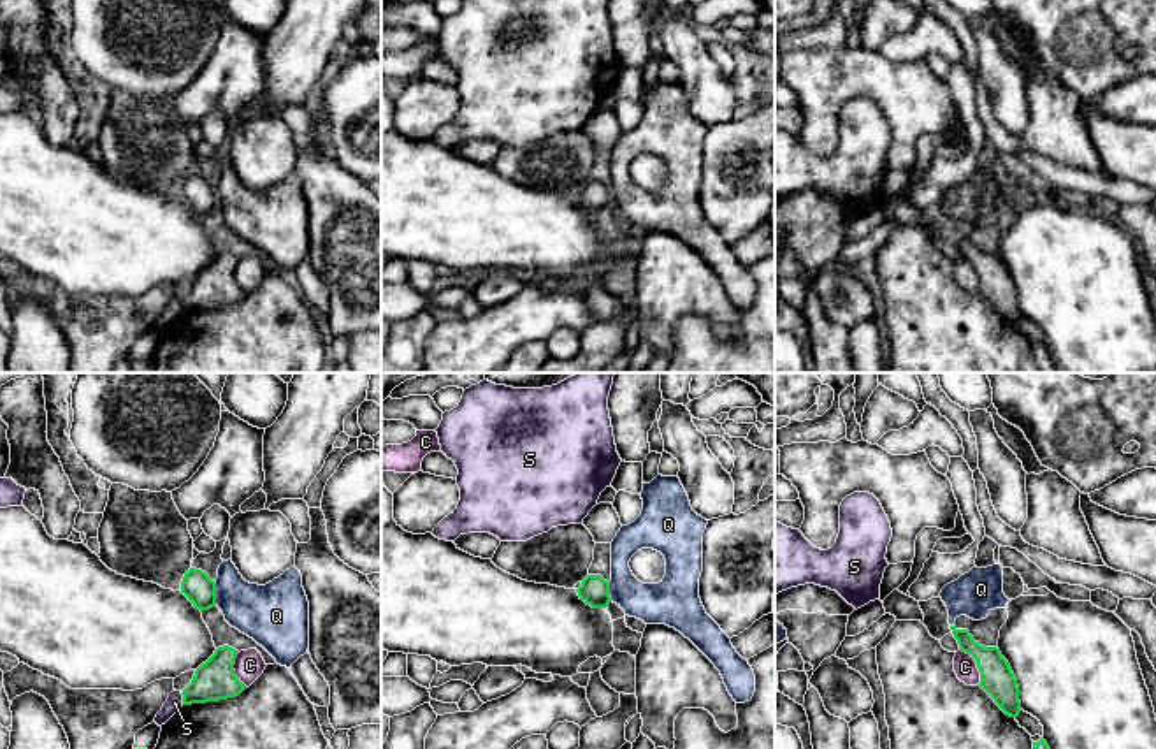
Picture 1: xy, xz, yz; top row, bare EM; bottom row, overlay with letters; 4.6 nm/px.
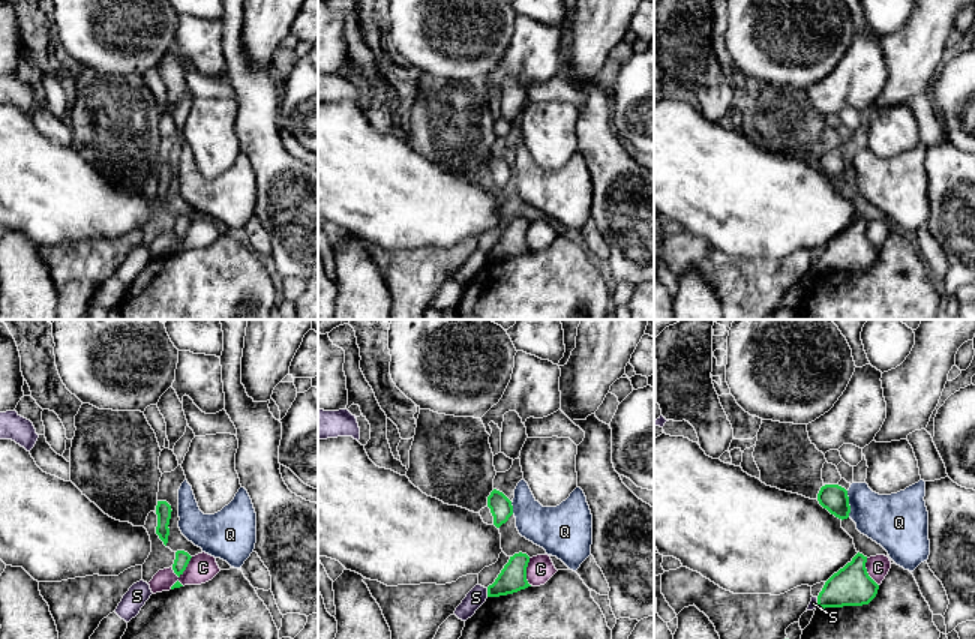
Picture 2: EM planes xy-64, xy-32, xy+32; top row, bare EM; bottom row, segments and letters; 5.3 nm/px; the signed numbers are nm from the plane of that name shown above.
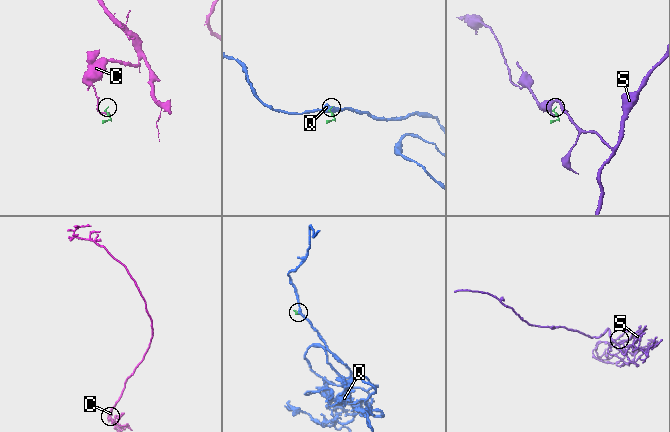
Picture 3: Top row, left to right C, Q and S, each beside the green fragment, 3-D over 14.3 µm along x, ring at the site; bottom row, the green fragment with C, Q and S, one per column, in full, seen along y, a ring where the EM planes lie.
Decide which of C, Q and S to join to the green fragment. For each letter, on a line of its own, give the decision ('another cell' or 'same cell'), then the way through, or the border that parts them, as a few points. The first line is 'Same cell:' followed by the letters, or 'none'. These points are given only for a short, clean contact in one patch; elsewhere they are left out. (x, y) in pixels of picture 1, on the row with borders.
Same cell: none
C: another cell; border along yz (960, 649), (974, 660), (979, 684)
Q: another cell
S: another cell; border along xy (180, 693), (183, 704)

